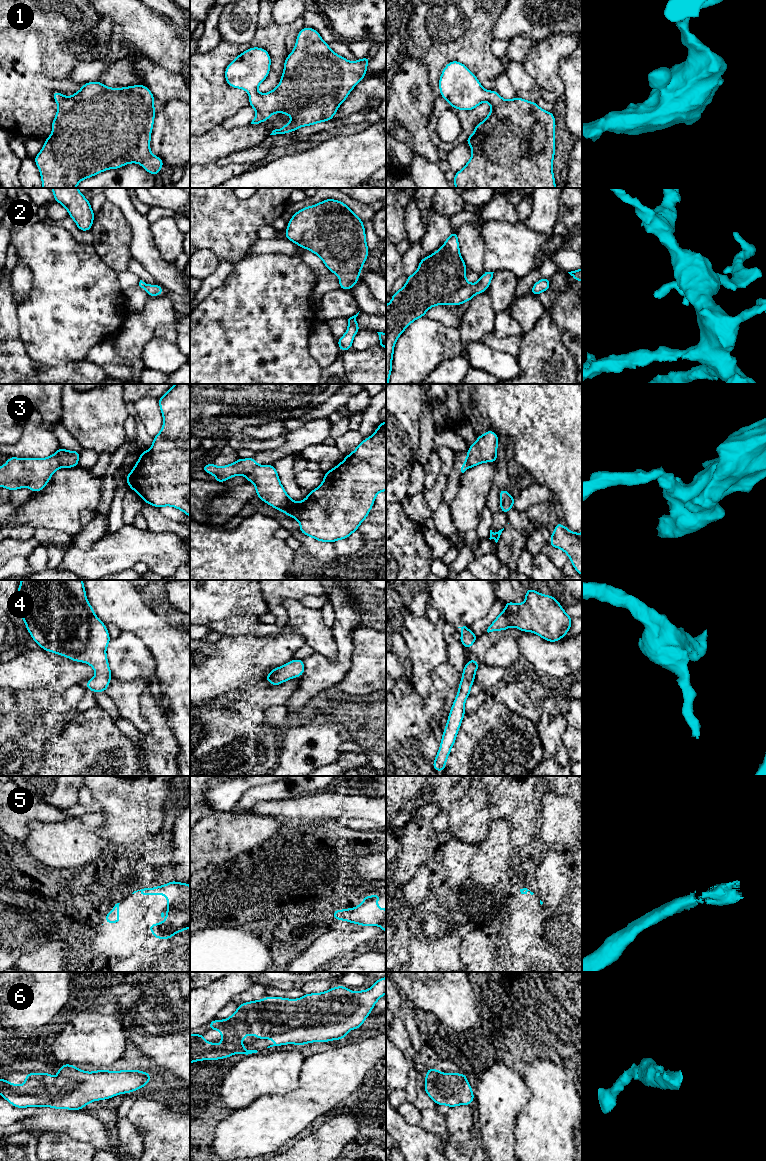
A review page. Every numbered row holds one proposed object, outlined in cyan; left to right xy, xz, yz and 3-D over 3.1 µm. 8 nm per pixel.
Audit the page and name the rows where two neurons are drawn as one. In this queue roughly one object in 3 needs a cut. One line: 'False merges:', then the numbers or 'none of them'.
False merges: 3

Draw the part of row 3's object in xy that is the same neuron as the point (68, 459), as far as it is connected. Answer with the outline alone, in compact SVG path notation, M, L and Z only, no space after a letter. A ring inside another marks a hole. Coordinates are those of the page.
M60 447L56 454L63 468L72 468L78 466L80 451L68 451Z

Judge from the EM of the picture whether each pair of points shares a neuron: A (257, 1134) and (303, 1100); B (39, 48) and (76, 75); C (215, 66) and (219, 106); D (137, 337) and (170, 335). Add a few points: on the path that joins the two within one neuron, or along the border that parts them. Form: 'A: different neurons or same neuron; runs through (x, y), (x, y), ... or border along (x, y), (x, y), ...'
A: same neuron; runs through (268, 1123), (272, 1119), (287, 1115), (292, 1111)
B: different neurons; border along (83, 61), (70, 74), (75, 81), (81, 84)
C: same neuron; runs through (215, 76), (215, 96)
D: different neurons; border along (174, 321), (160, 324), (154, 335)

